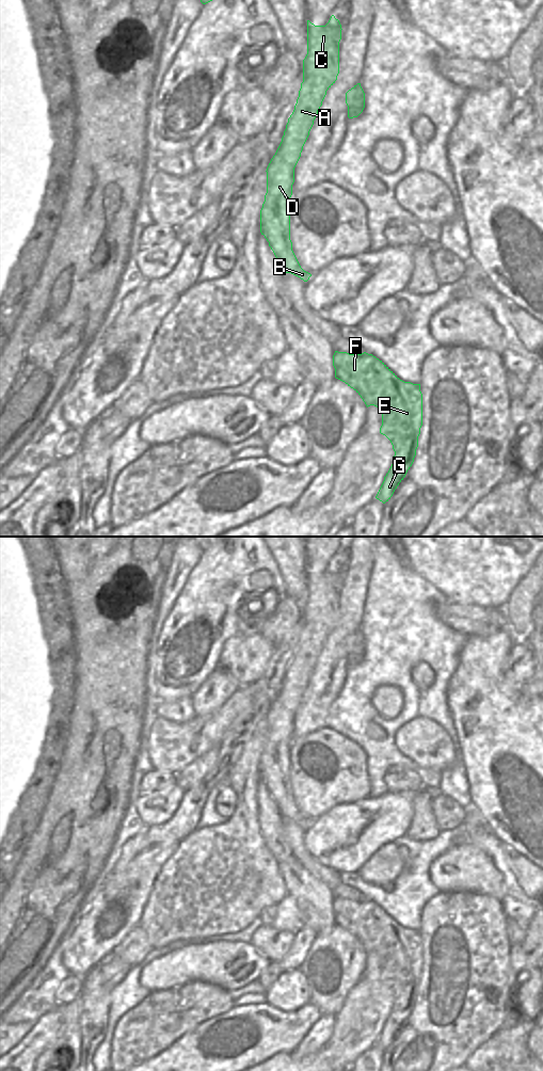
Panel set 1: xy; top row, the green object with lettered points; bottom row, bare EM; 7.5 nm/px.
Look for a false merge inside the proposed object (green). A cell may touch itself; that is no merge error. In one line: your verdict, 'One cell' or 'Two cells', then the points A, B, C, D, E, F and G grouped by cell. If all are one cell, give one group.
One cell. Groups: A B C D E F G

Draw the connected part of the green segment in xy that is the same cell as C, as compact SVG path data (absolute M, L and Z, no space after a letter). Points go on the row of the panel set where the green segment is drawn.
M334 15L325 26L315 26L307 20L303 82L282 142L266 171L267 193L260 210L260 233L269 242L282 271L304 282L312 274L301 268L290 240L290 197L294 167L326 91L337 80L341 30L341 25Z

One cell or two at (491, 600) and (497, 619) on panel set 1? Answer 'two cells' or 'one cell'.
two cells

